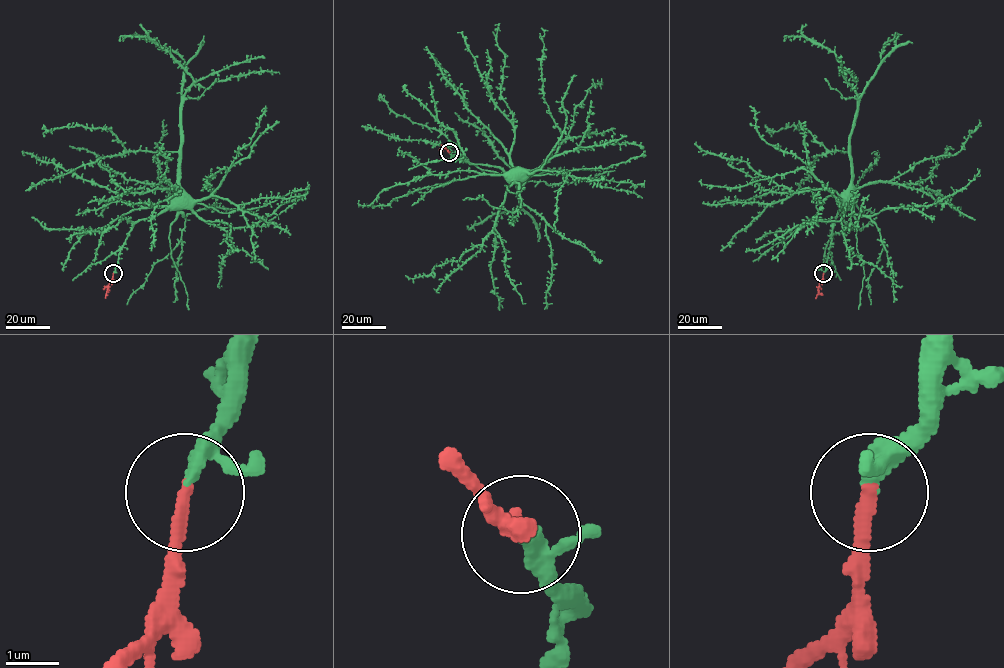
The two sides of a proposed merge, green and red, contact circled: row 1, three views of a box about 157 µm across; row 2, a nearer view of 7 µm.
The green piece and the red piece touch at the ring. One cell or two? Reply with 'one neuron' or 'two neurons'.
one neuron

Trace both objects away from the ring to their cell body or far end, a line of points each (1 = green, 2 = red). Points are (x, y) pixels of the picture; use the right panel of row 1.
1: (823, 273), (832, 226), (850, 192), (850, 133), (857, 96), (827, 47), (803, 37), (785, 36), (784, 41)
2: (823, 273), (815, 298)

